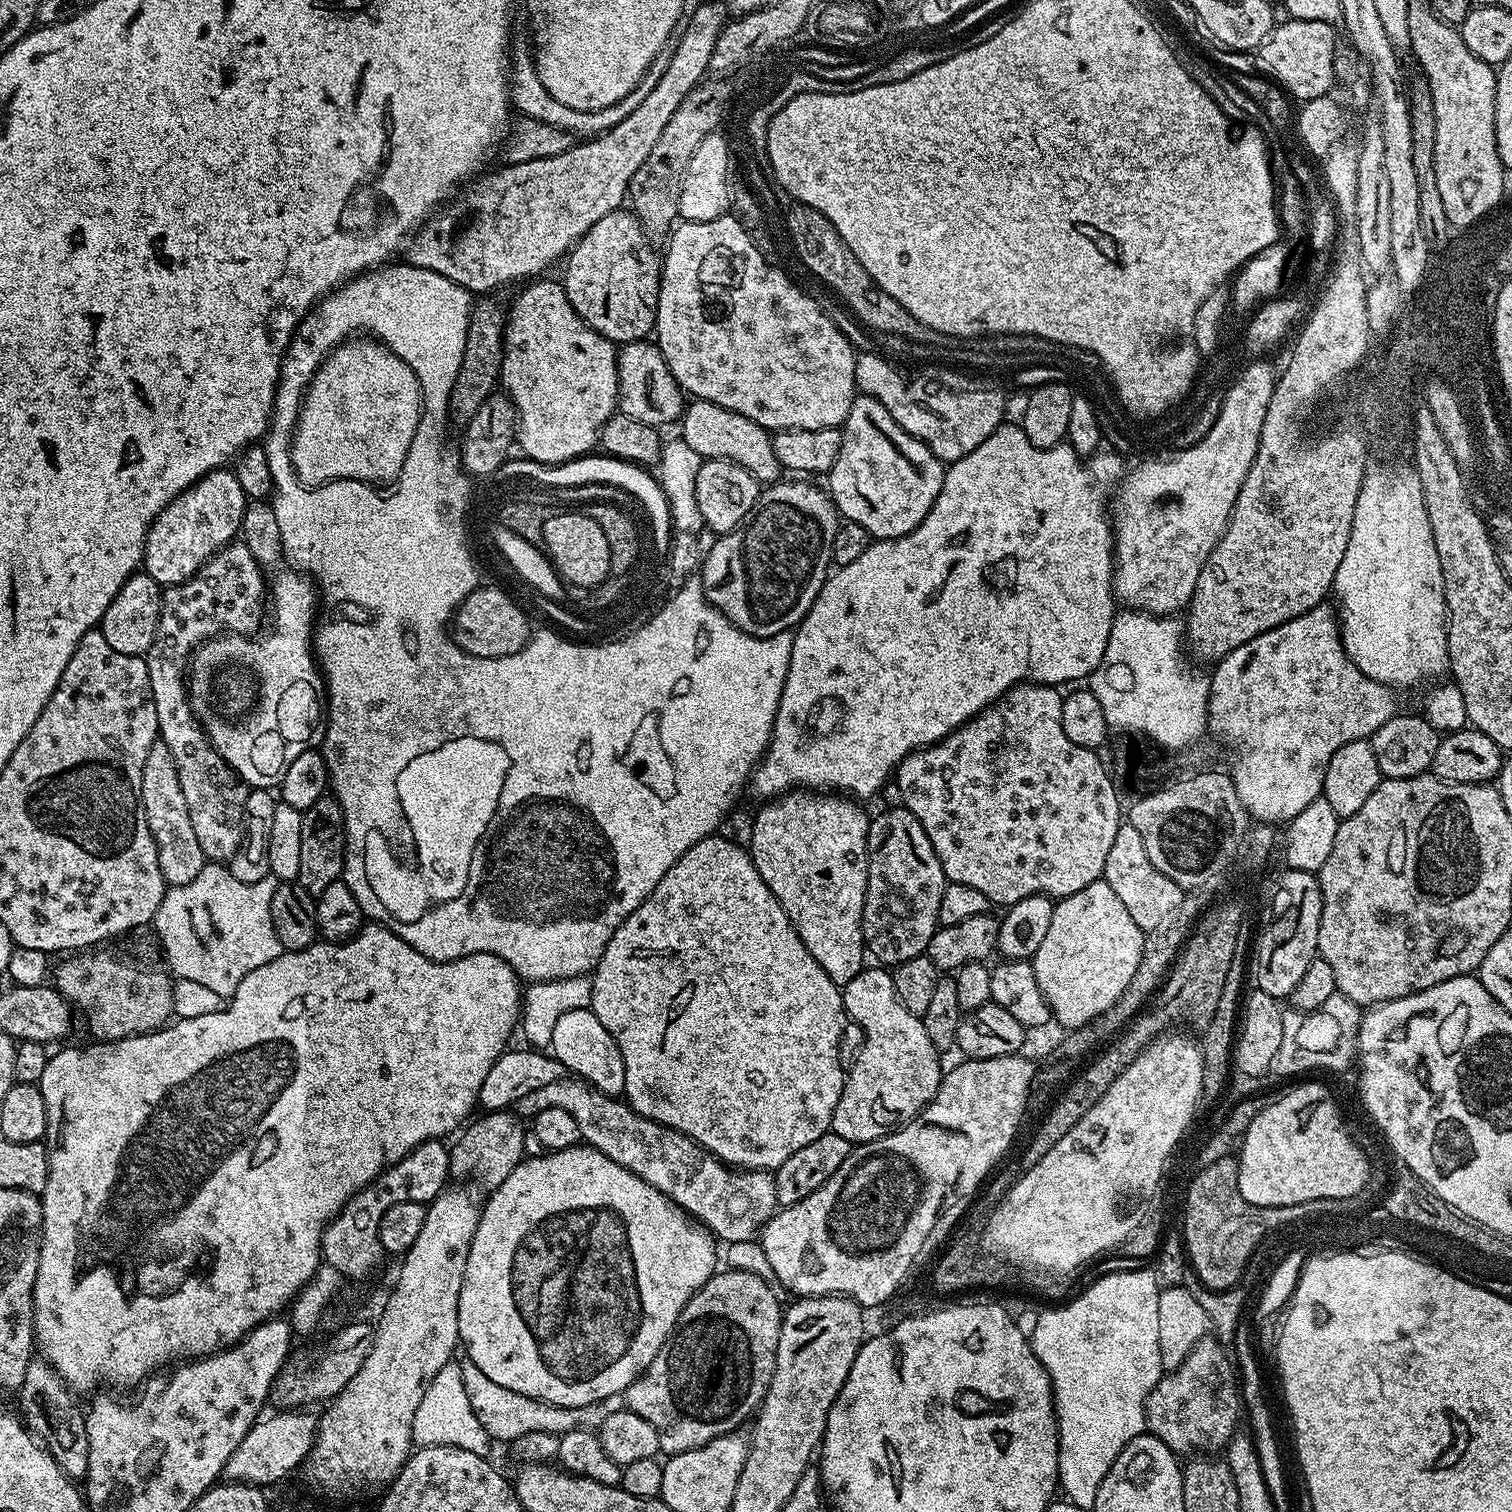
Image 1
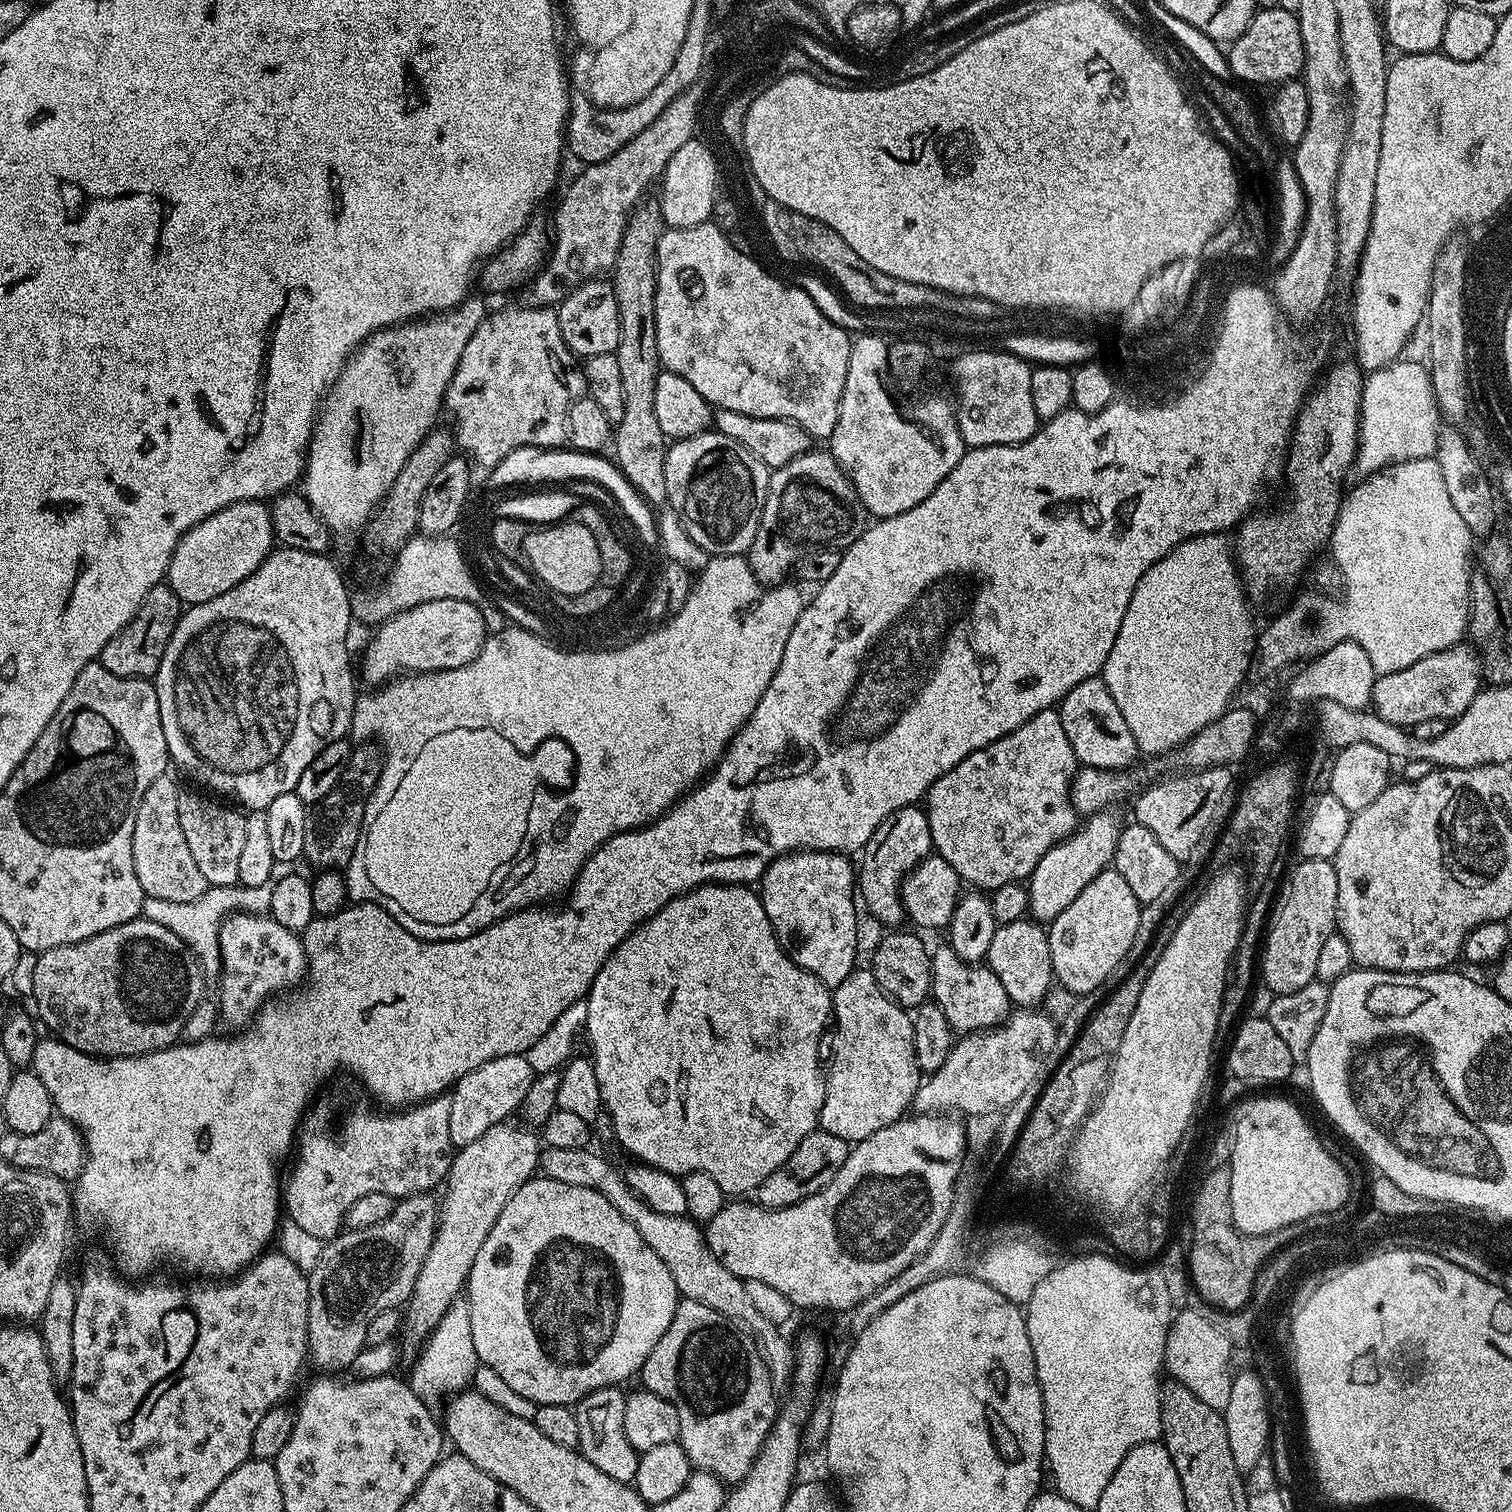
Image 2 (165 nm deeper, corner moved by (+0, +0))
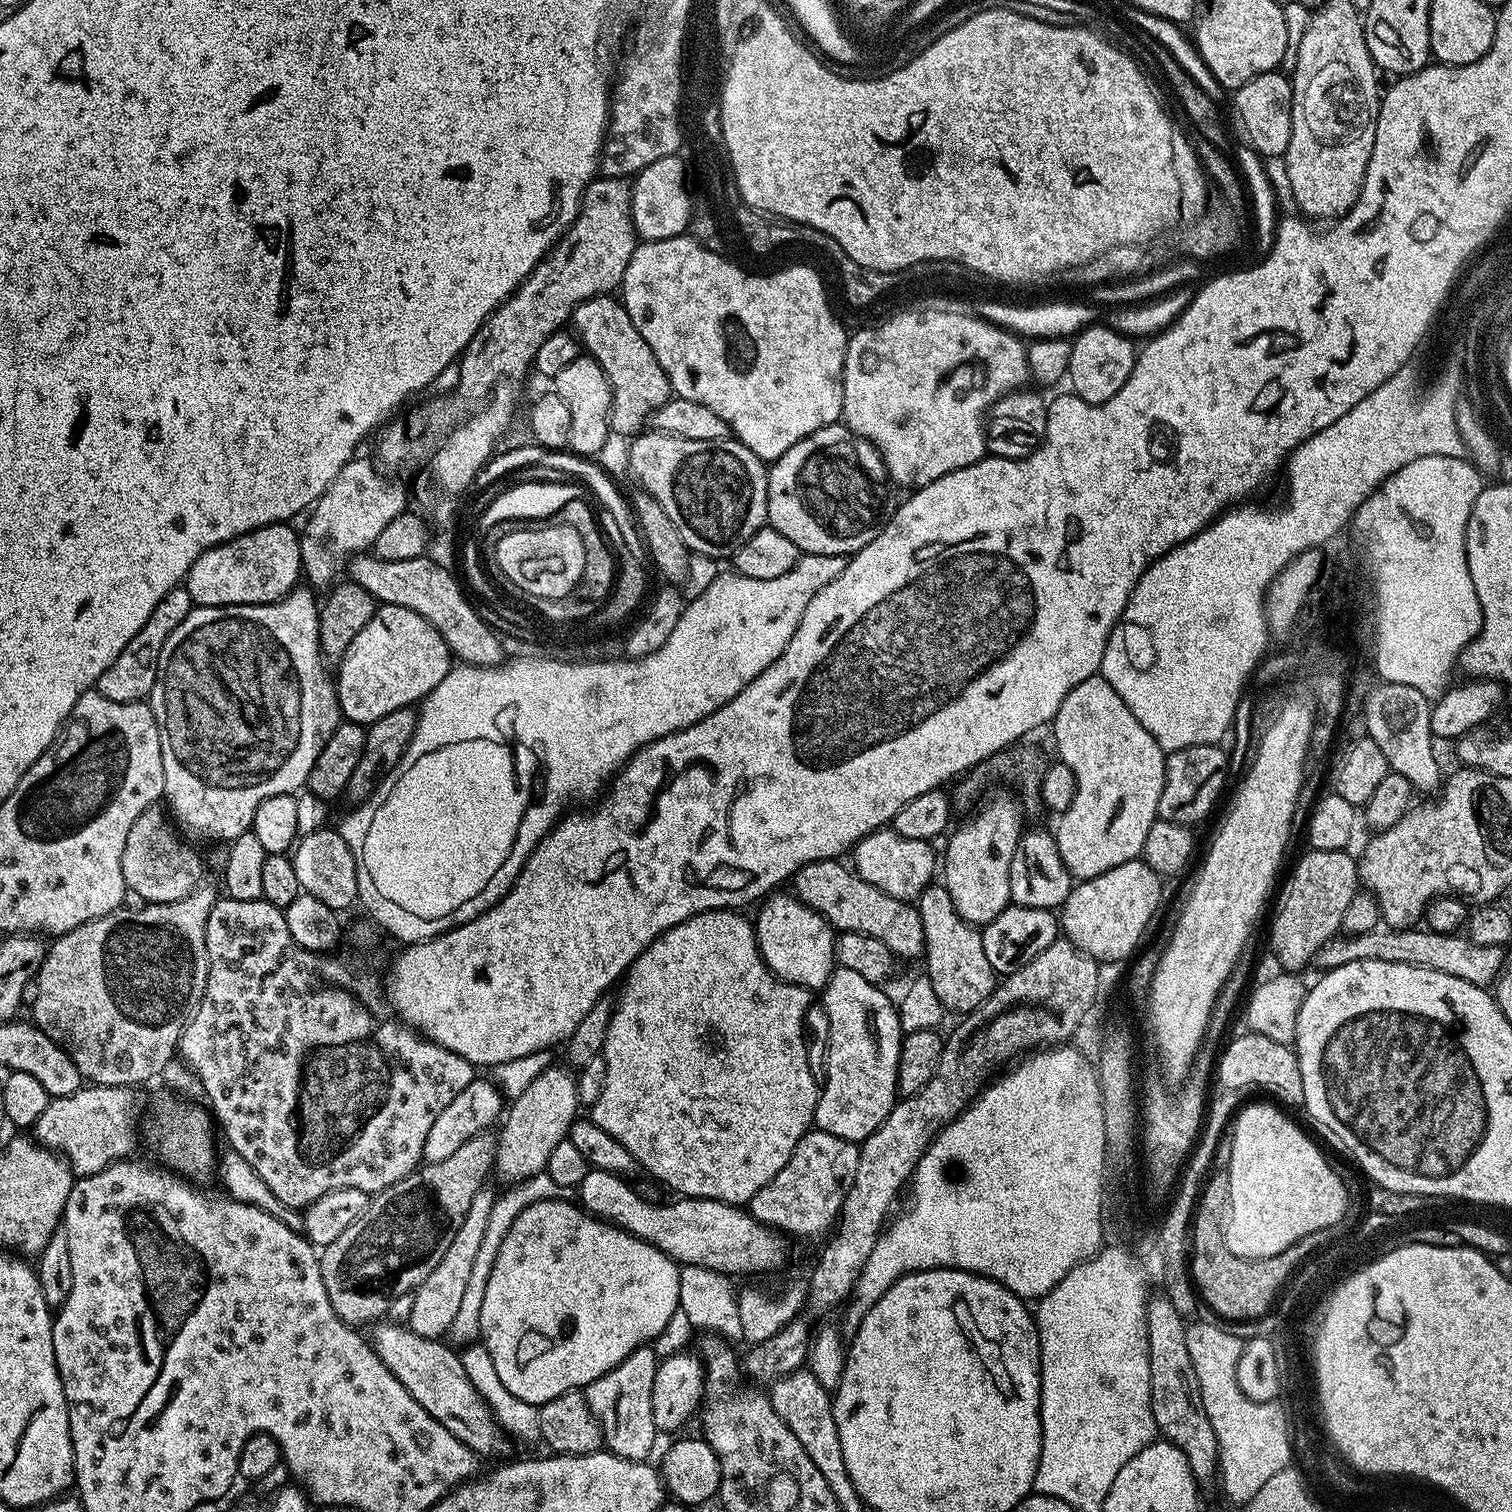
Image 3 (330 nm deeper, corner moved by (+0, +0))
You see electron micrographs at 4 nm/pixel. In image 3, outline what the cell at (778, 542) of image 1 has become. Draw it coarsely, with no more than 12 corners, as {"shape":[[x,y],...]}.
{"shape":[[837,422],[768,468],[767,523],[848,558],[880,533],[880,451]]}

